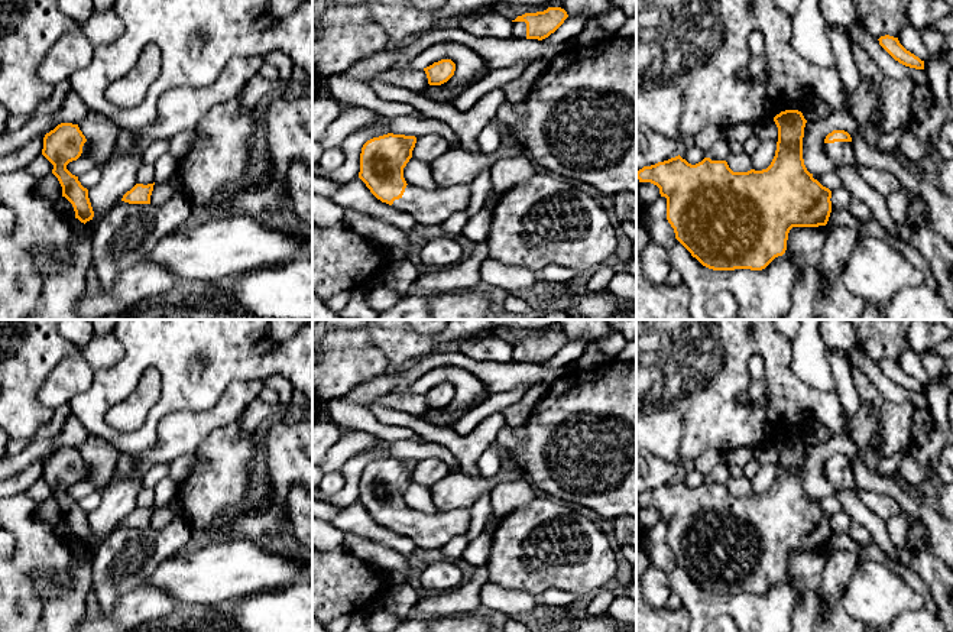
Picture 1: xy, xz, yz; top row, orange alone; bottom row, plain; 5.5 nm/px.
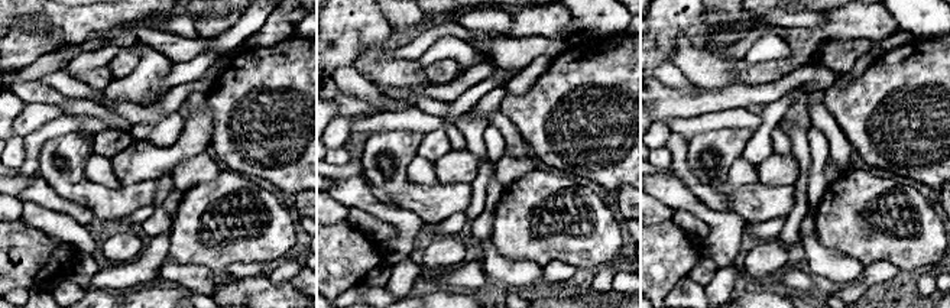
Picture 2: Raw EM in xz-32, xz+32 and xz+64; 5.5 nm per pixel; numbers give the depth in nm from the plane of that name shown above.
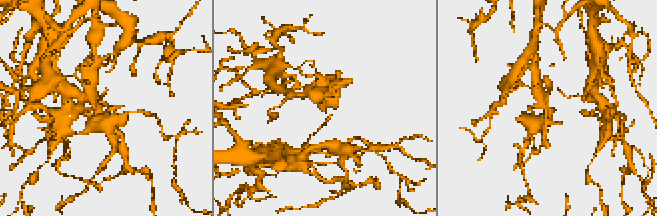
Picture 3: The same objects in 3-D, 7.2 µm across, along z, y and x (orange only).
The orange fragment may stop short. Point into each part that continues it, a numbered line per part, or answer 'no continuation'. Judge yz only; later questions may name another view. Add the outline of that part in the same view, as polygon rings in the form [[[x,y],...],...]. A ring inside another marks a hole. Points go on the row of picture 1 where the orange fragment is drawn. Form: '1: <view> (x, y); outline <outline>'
1: yz (840, 154); outline [[[852,142],[824,143],[829,159],[837,166],[856,165],[856,153]]]

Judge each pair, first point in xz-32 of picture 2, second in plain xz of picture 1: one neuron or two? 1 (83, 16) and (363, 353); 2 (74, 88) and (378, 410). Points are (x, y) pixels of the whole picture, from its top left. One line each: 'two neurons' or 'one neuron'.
1: two neurons
2: one neuron

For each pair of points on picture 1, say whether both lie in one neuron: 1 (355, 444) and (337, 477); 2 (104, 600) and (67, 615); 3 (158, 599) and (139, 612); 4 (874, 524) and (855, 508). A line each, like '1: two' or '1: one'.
1: two
2: two
3: one
4: one

